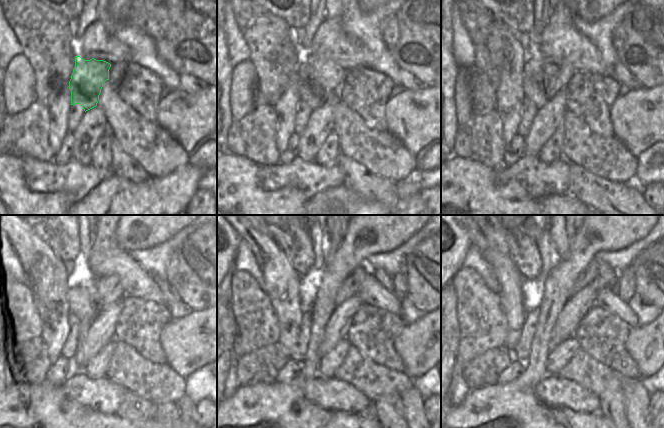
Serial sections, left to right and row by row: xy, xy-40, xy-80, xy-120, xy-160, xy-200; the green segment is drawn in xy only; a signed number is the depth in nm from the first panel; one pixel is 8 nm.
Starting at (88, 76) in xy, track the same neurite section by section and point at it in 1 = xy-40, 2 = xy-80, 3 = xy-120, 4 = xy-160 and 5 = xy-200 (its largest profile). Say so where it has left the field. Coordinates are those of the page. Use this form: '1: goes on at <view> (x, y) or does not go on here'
1: goes on at xy-40 (318, 80)
2: goes on at xy-80 (543, 77)
3: goes on at xy-120 (85, 302)
4: goes on at xy-160 (350, 287)
5: goes on at xy-200 (591, 272)

